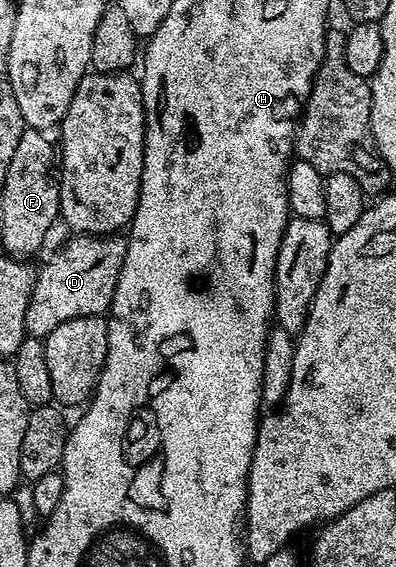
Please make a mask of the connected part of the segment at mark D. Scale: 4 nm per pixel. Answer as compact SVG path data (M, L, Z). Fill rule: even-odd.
M74 235L71 241L59 253L54 253L46 261L46 266L37 272L34 280L34 291L30 296L26 331L31 337L46 338L60 323L68 323L68 319L96 317L105 314L116 295L120 271L126 258L125 240L118 235Z

